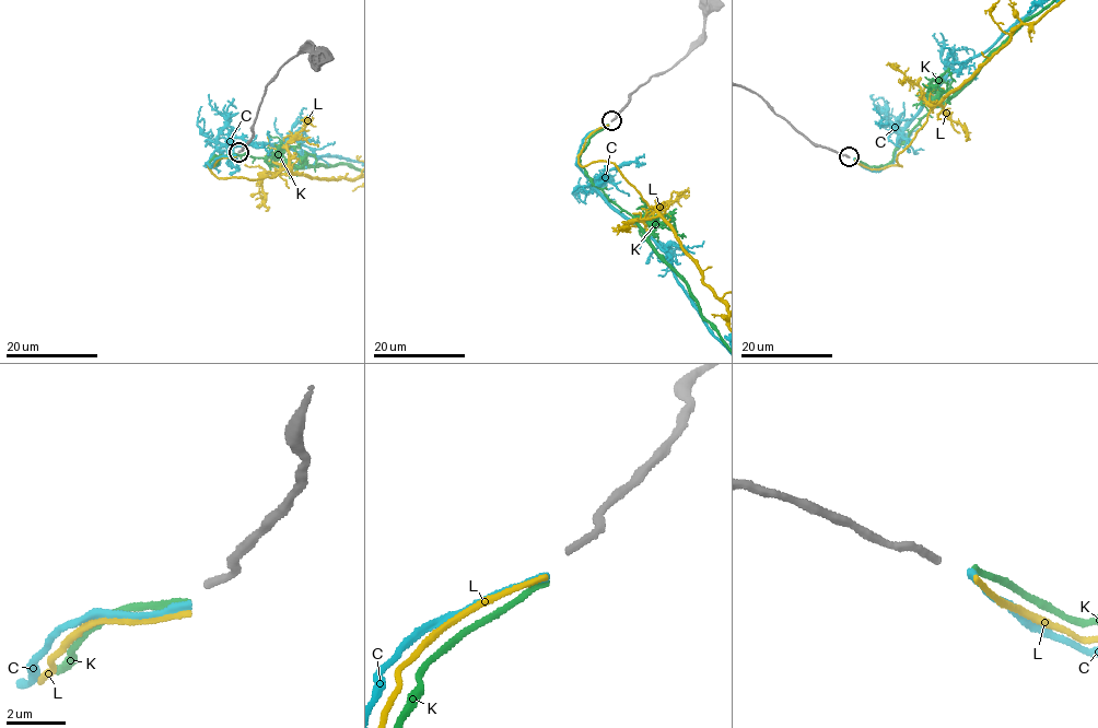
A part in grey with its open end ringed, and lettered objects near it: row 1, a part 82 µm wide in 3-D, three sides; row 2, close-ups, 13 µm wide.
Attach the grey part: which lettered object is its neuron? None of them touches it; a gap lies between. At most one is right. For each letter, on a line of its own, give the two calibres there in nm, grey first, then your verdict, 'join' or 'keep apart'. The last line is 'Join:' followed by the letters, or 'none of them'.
C: 240 nm thick on the grey side, 240 nm on the other; keep apart
K: 240 nm thick on the grey side, 170 nm on the other; join
L: 240 nm thick on the grey side, 180 nm on the other; keep apart
Join: K

